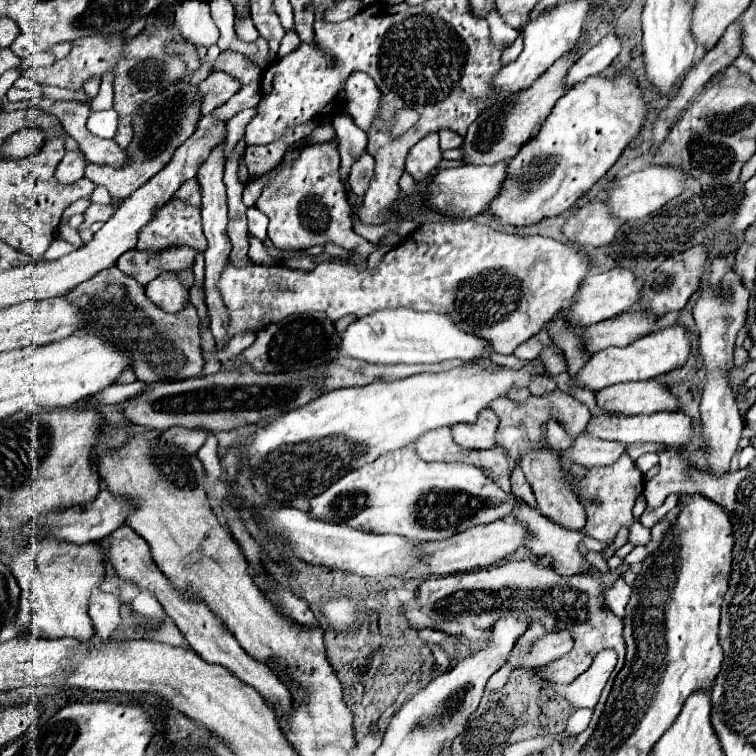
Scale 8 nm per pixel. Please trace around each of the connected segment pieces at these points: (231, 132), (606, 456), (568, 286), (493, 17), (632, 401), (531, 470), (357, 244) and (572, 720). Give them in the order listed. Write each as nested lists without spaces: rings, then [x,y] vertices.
[[[245,109],[241,113],[237,113],[233,119],[229,119],[227,123],[227,137],[223,143],[223,157],[229,159],[235,151],[235,145],[243,139],[243,131],[245,131],[245,123],[249,123],[249,119],[255,115],[255,109]]]
[[[581,433],[575,443],[561,451],[561,459],[565,463],[577,463],[583,467],[595,467],[595,465],[611,465],[619,459],[619,455],[625,451],[623,443],[617,441],[603,441],[603,439],[595,439],[589,437],[585,433]]]
[[[447,219],[415,229],[381,259],[381,265],[373,273],[343,261],[323,261],[313,271],[287,269],[283,265],[247,265],[241,269],[229,265],[219,279],[219,291],[223,293],[223,301],[231,315],[227,329],[231,337],[243,331],[261,331],[269,323],[277,323],[293,313],[323,311],[331,321],[335,321],[349,313],[363,317],[385,307],[411,307],[415,311],[447,313],[457,325],[461,325],[461,329],[485,337],[495,353],[513,353],[517,345],[539,333],[563,303],[573,299],[589,269],[589,255],[573,243],[561,243],[539,235],[519,237],[495,231],[475,219]]]
[[[493,11],[493,13],[487,17],[487,21],[489,21],[489,27],[491,27],[491,43],[493,43],[493,45],[499,45],[499,47],[507,49],[507,47],[513,45],[515,39],[519,37],[519,31],[515,31],[513,27],[509,27],[509,25],[497,15],[497,11]]]
[[[659,381],[617,383],[597,391],[597,405],[611,413],[623,415],[651,415],[657,411],[679,411],[679,397]]]
[[[543,447],[543,451],[529,451],[527,455],[523,455],[521,459],[521,467],[523,467],[523,473],[537,497],[537,505],[539,505],[539,511],[549,517],[551,521],[567,527],[567,529],[573,529],[573,531],[583,531],[585,527],[585,511],[579,503],[579,499],[575,497],[569,481],[567,481],[567,473],[563,469],[563,463],[561,459],[557,457],[555,451],[551,451],[549,447]]]
[[[337,139],[327,143],[305,145],[291,165],[283,165],[275,179],[263,189],[255,207],[269,217],[267,235],[281,251],[303,251],[313,245],[339,245],[347,251],[357,251],[367,259],[377,245],[357,237],[351,229],[351,205],[345,187],[339,179],[339,145]]]
[[[577,709],[577,711],[575,711],[569,718],[566,725],[566,731],[573,735],[578,735],[585,731],[585,729],[587,729],[587,725],[589,725],[589,721],[591,721],[591,715],[593,715],[593,711],[591,711],[591,709]]]

